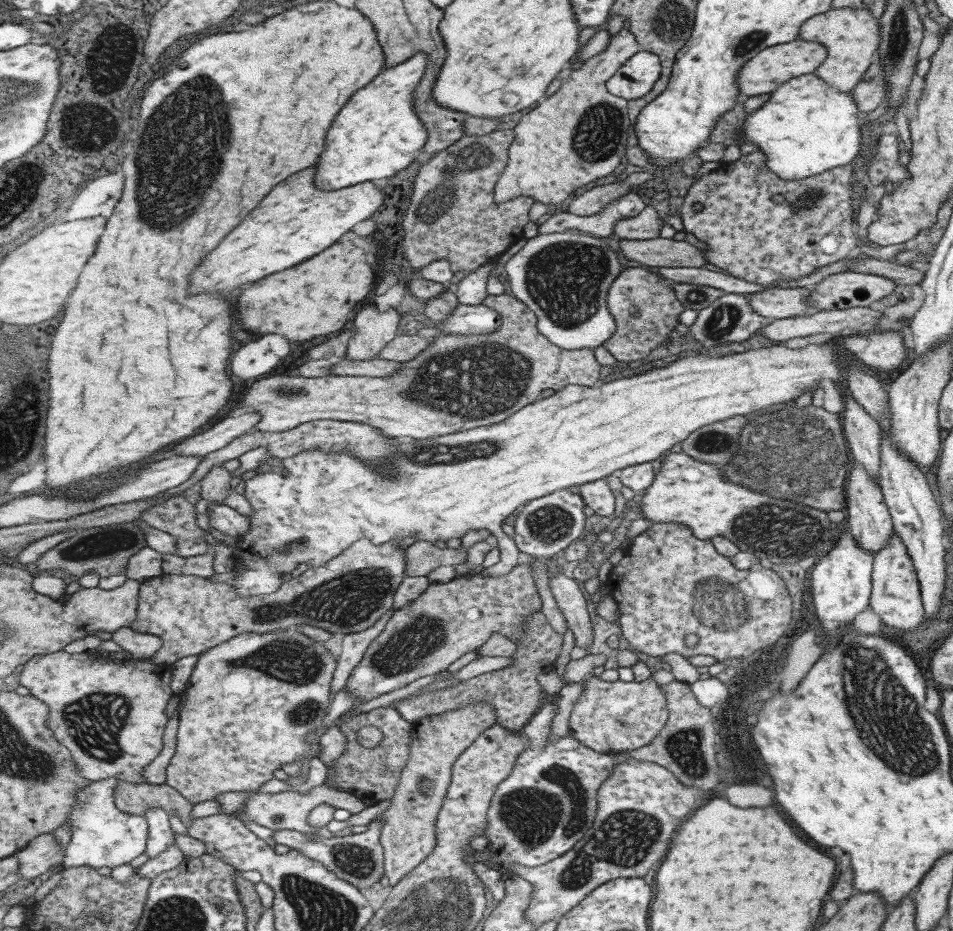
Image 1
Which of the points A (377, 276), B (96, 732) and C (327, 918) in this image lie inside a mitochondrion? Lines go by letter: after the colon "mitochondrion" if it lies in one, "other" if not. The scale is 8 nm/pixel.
A: other
B: mitochondrion
C: mitochondrion

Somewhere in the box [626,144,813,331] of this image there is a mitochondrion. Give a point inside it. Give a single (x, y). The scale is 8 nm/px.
(696, 298)

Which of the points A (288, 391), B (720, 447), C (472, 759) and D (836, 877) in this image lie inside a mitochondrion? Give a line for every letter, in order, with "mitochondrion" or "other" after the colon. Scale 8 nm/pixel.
A: mitochondrion
B: mitochondrion
C: other
D: other

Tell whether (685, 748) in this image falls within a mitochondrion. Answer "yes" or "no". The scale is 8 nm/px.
yes

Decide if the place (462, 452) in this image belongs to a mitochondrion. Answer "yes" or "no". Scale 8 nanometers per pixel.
yes

